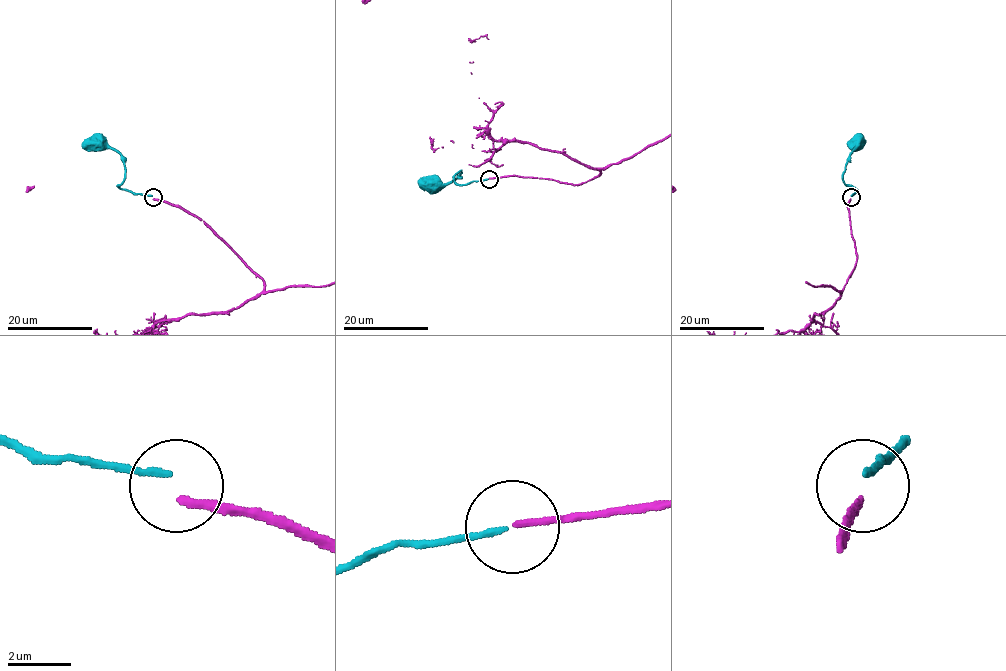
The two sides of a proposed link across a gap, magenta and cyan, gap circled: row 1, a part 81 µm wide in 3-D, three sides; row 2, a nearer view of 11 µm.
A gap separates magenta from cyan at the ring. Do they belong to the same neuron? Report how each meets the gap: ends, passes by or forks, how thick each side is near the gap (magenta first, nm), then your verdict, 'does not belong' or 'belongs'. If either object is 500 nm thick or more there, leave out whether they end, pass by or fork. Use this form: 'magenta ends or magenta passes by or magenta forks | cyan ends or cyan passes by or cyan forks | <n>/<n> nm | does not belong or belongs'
magenta ends | cyan ends | 240/200 nm | does not belong

